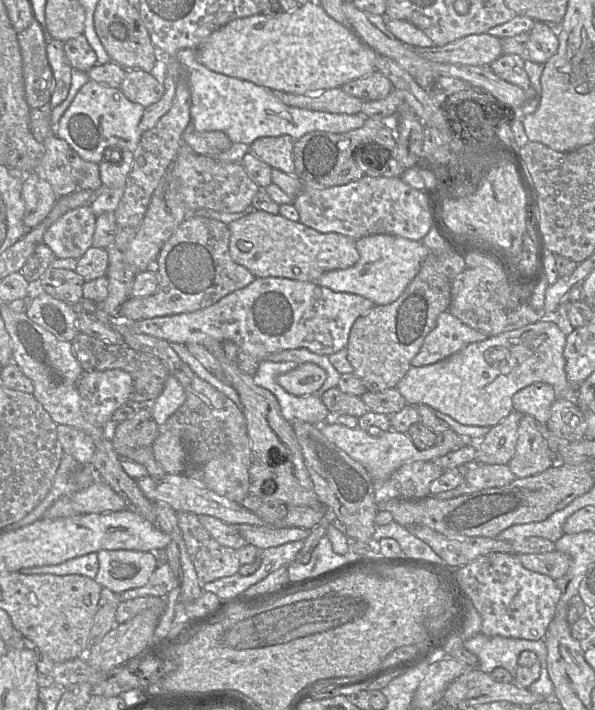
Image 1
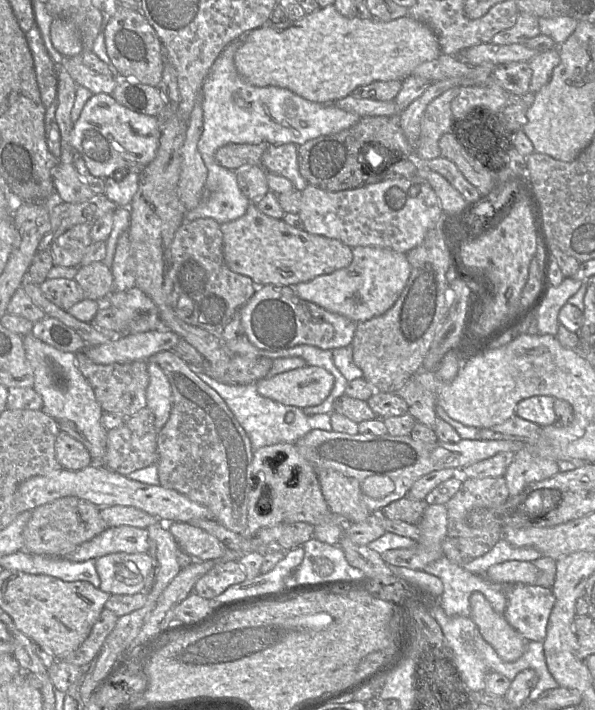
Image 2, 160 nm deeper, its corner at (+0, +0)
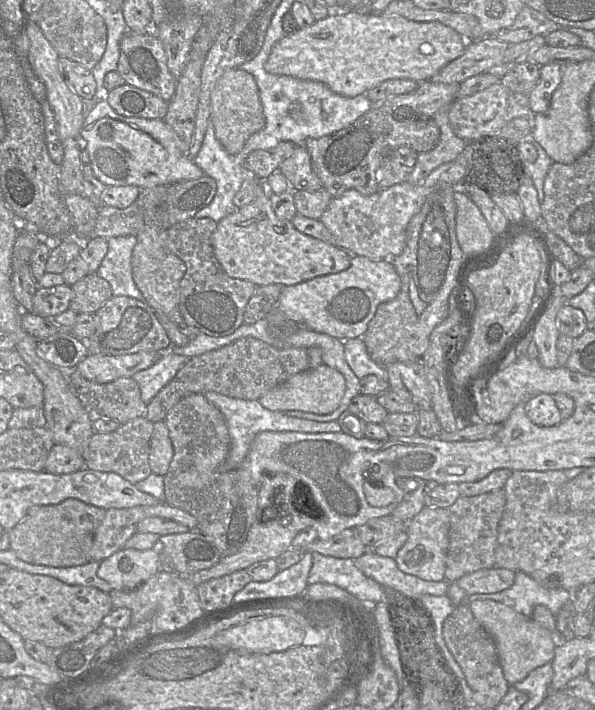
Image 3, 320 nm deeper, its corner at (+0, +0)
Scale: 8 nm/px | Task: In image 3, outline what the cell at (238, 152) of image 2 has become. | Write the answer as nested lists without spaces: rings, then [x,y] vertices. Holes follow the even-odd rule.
[[[280,142],[269,149],[254,150],[247,156],[244,167],[251,176],[264,182],[278,171],[281,163],[293,154],[296,146],[293,142]]]

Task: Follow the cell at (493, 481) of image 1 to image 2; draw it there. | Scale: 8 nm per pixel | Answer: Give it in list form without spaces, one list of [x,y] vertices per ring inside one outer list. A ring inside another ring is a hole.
[[[500,477],[466,478],[458,491],[445,504],[447,507],[447,536],[454,537],[462,556],[462,563],[469,563],[490,551],[503,538],[503,527],[496,519],[496,507],[509,496],[504,479]]]

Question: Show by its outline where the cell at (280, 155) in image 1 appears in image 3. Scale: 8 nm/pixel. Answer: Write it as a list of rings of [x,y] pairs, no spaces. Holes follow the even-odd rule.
[[[303,144],[296,146],[293,154],[281,163],[278,171],[290,182],[292,191],[323,188],[320,178],[313,170],[310,154]]]

